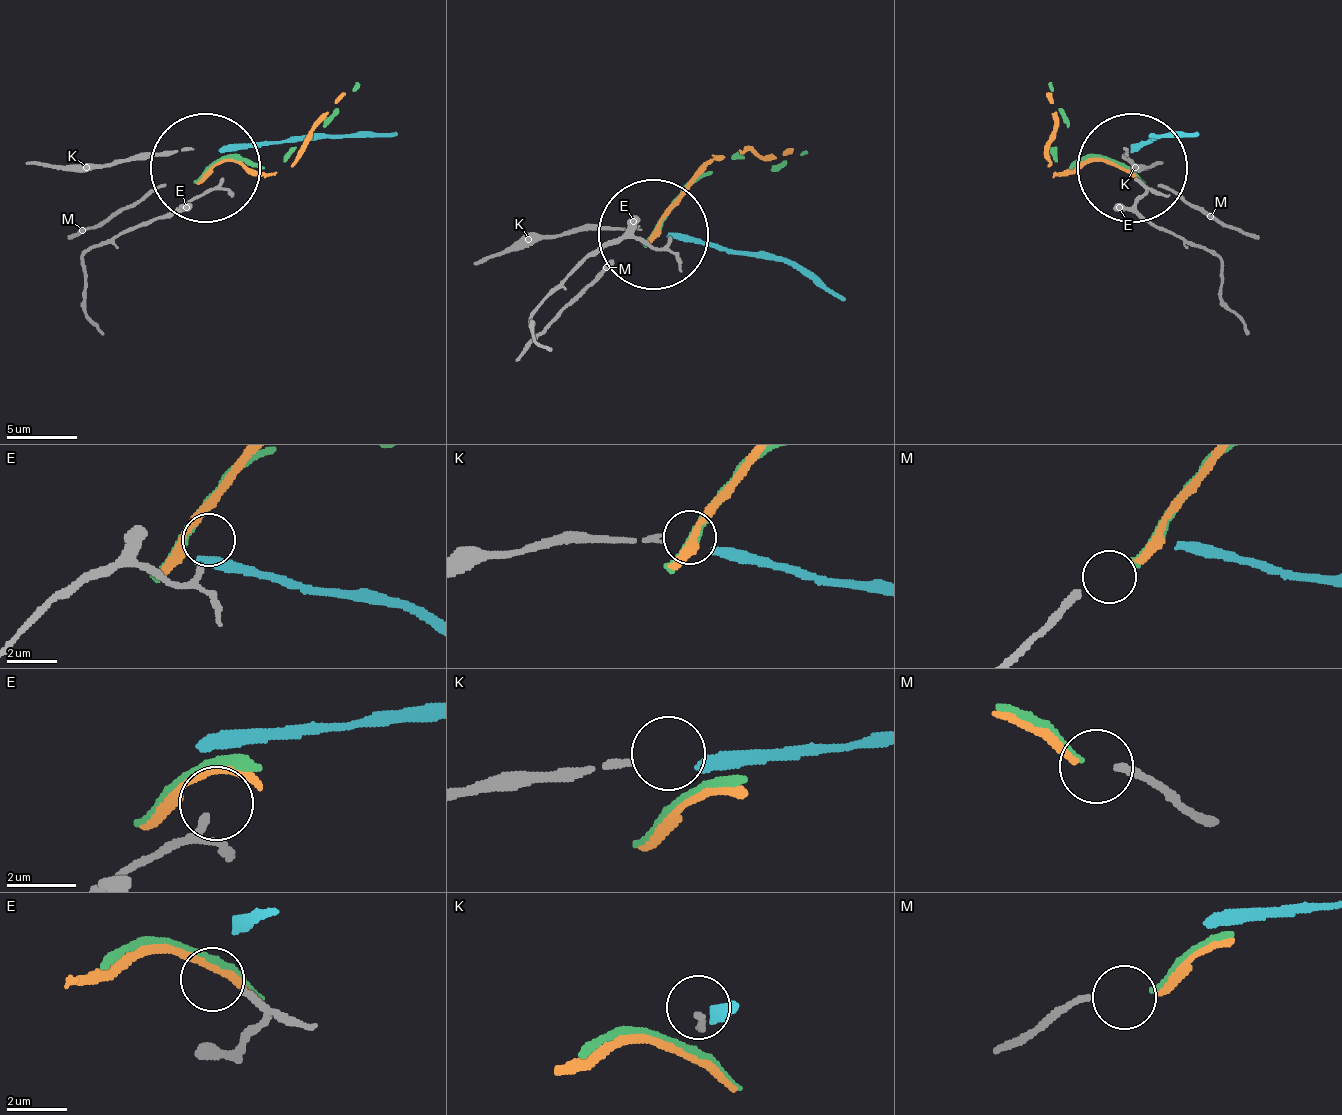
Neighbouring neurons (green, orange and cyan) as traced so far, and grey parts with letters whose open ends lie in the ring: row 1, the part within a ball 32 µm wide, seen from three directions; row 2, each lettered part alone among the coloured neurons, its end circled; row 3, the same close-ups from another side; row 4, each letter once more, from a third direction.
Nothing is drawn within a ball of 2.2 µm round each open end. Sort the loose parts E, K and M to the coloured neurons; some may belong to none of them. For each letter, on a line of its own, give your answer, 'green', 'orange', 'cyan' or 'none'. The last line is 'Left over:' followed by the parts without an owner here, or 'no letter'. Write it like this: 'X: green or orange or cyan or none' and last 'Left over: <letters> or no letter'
E: none
K: cyan
M: green
Left over: E

